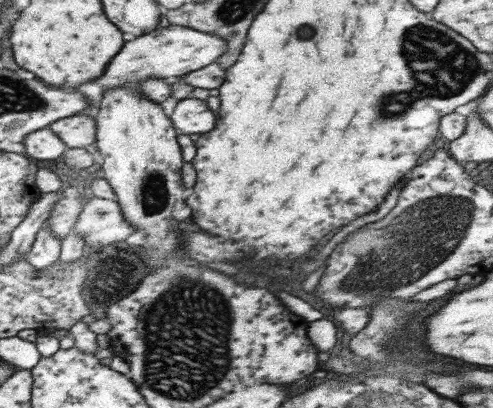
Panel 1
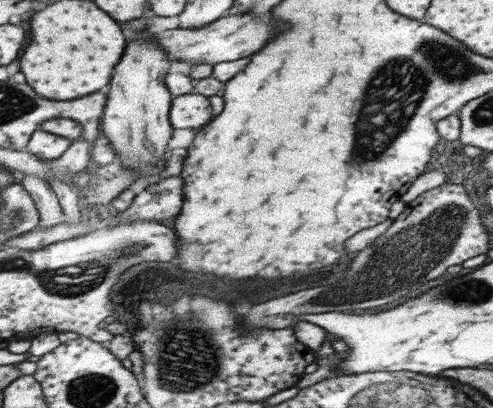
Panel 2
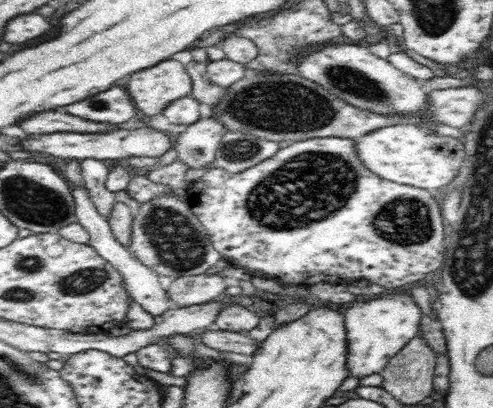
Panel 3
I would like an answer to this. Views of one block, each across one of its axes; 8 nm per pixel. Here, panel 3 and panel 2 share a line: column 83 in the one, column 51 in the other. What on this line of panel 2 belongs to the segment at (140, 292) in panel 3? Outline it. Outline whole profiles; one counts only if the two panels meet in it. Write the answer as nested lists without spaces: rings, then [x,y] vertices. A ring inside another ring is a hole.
[[[23,176],[21,178],[21,186],[25,186],[25,190],[29,192],[29,196],[33,198],[33,204],[39,212],[39,226],[37,228],[45,228],[45,226],[55,226],[63,220],[63,210],[59,208],[57,196],[55,192],[49,188],[49,182],[37,178],[37,176]]]

